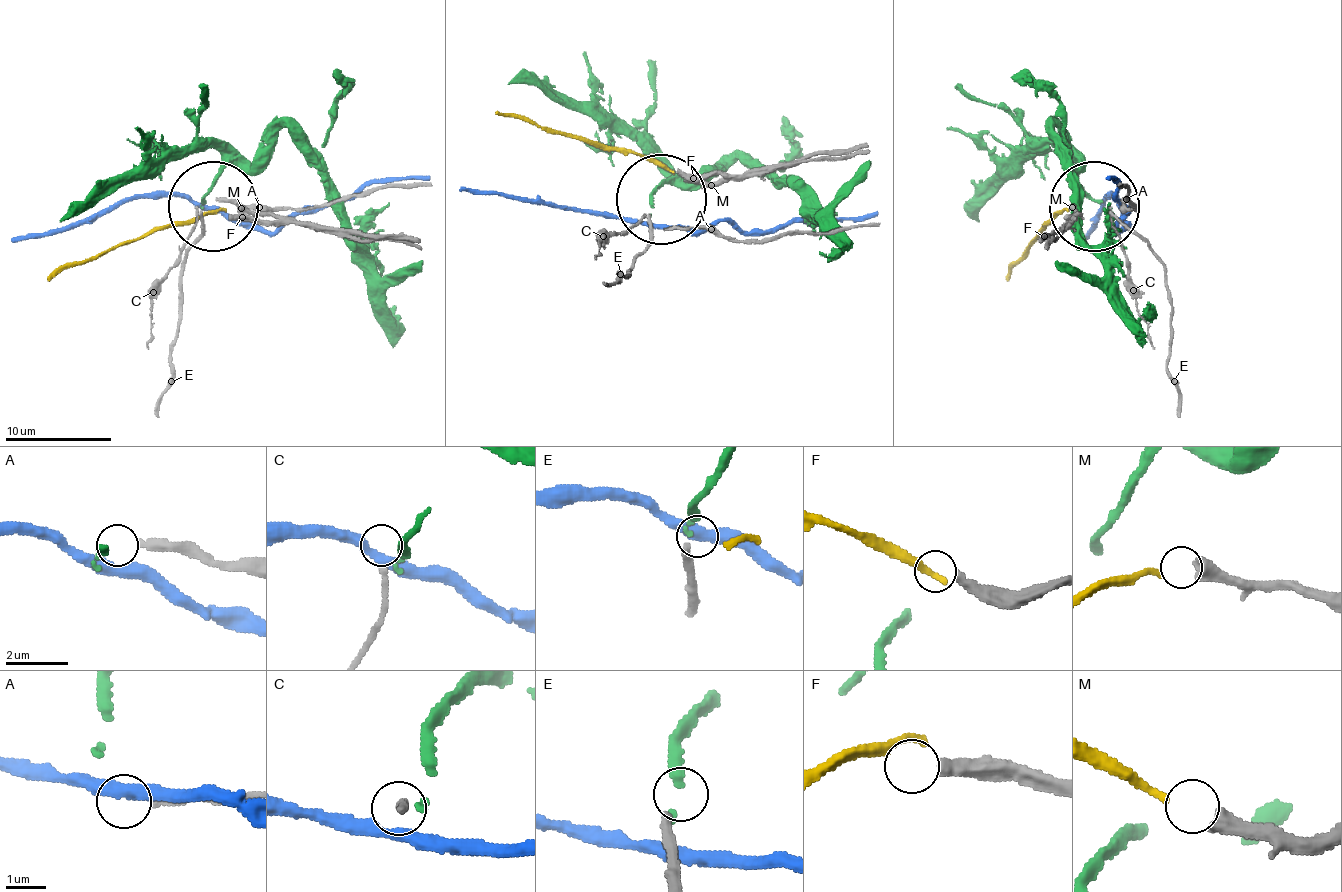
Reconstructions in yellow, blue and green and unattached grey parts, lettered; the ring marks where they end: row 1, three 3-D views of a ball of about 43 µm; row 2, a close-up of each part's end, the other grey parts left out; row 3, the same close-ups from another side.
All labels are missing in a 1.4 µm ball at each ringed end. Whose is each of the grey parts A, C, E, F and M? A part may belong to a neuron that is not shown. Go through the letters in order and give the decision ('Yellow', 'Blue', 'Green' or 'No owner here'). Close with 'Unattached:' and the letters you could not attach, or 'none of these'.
A: No owner here
C: No owner here
E: No owner here
F: No owner here
M: Yellow
Unattached: A, C, E, F

